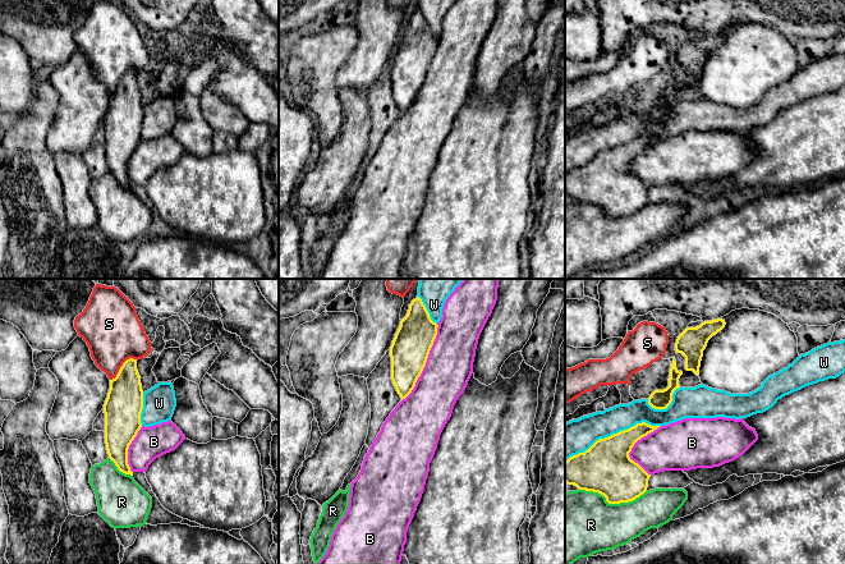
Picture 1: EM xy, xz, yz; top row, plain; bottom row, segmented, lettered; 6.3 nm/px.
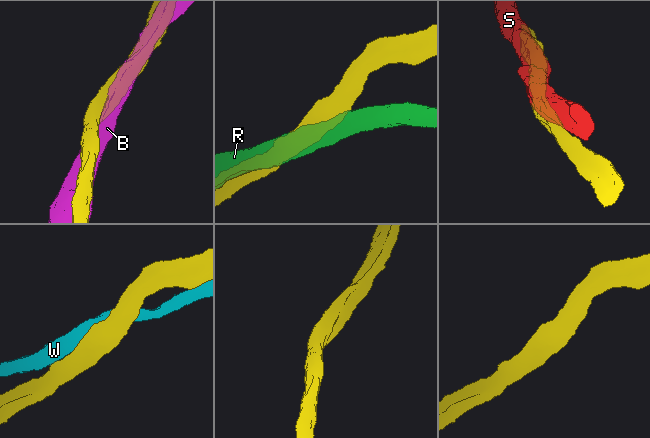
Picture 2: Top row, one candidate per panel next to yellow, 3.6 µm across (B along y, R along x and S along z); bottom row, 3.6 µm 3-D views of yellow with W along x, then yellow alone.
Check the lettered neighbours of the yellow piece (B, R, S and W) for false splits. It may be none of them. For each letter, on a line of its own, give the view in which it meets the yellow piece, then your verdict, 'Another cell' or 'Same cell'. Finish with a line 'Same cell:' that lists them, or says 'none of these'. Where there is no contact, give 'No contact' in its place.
B: Touches yellow in xz. Another cell
R: Touches yellow in yz. Another cell
S: Touches yellow in xy. Another cell
W: Touches yellow in yz. Another cell
Same cell: none of these

